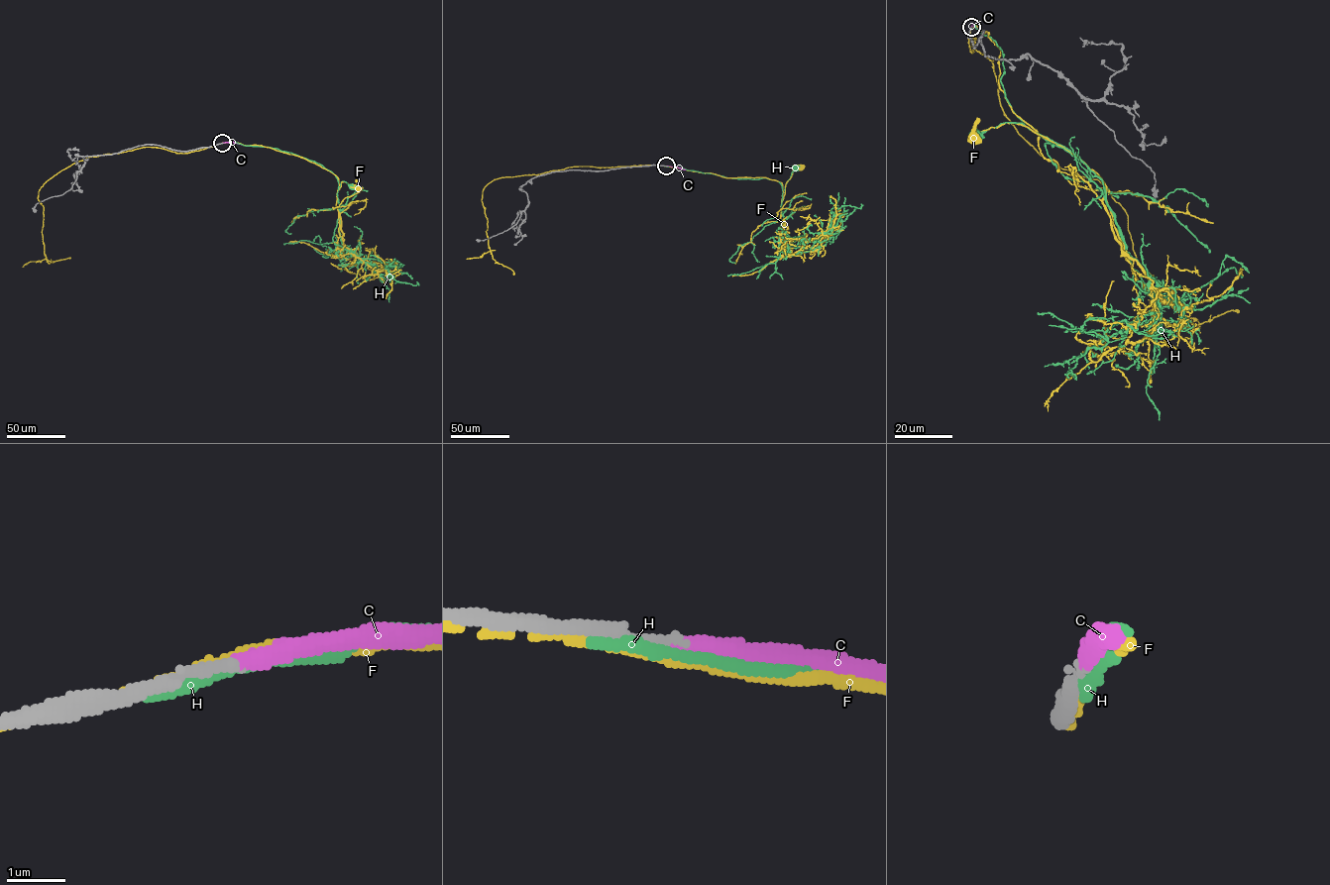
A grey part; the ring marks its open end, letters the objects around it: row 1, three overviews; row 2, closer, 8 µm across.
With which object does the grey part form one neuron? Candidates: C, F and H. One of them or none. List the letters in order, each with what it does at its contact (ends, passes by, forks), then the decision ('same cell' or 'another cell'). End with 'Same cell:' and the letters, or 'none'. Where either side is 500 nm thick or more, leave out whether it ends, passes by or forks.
C: it ends there; same cell
F: it passes by; another cell
H: it ends there; another cell
Same cell: C

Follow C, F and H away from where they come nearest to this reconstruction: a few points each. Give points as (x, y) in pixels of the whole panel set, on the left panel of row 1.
C: (222, 143), (242, 145)
F: (220, 143), (262, 146), (302, 157), (335, 174), (338, 177), (338, 190), (342, 181), (357, 188)
H: (221, 143), (236, 142), (291, 153), (331, 171), (338, 181), (338, 191), (341, 181), (352, 186)

